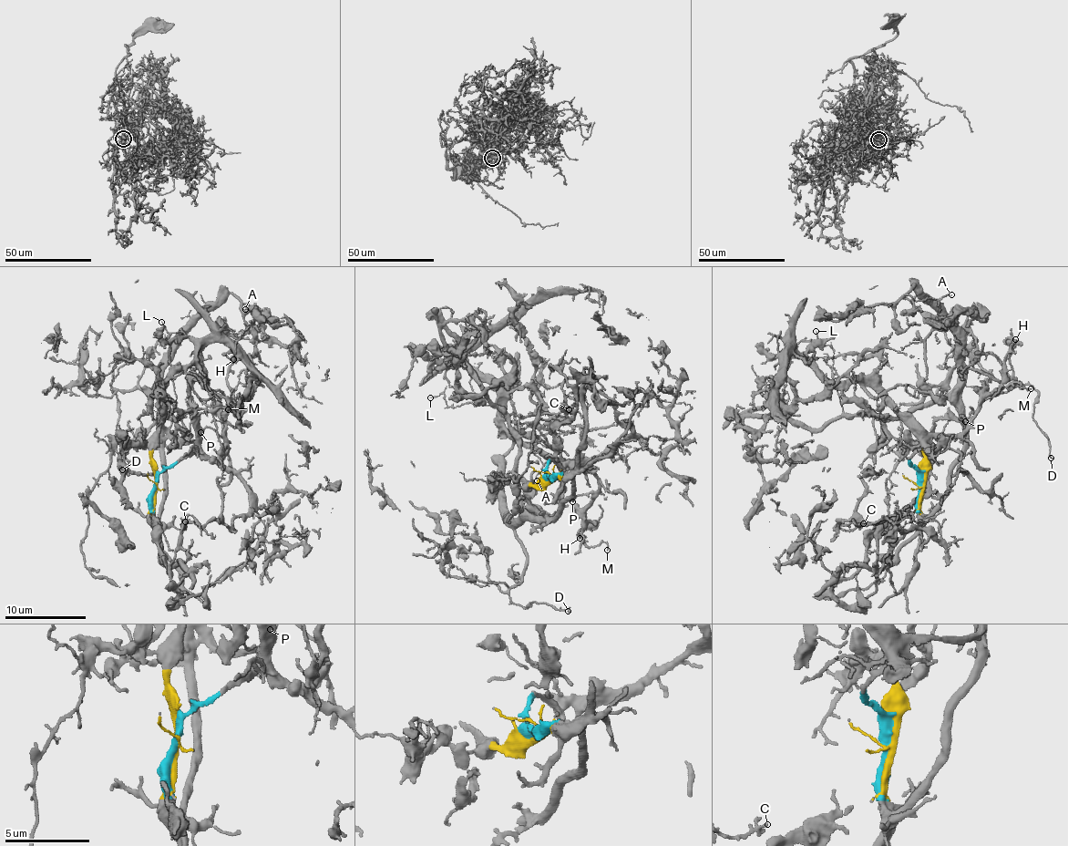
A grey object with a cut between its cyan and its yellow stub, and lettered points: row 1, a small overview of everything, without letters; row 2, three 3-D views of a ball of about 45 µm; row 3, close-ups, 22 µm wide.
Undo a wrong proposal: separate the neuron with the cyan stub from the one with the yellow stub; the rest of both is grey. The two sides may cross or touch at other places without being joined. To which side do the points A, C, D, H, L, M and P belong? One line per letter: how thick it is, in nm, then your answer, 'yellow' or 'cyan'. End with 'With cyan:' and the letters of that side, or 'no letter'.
A: 80 nm | yellow
C: 130 nm | cyan
D: 120 nm | yellow
H: 190 nm | cyan
L: 100 nm | yellow
M: 130 nm | cyan
P: 140 nm | cyan
With cyan: C, H, M, P

